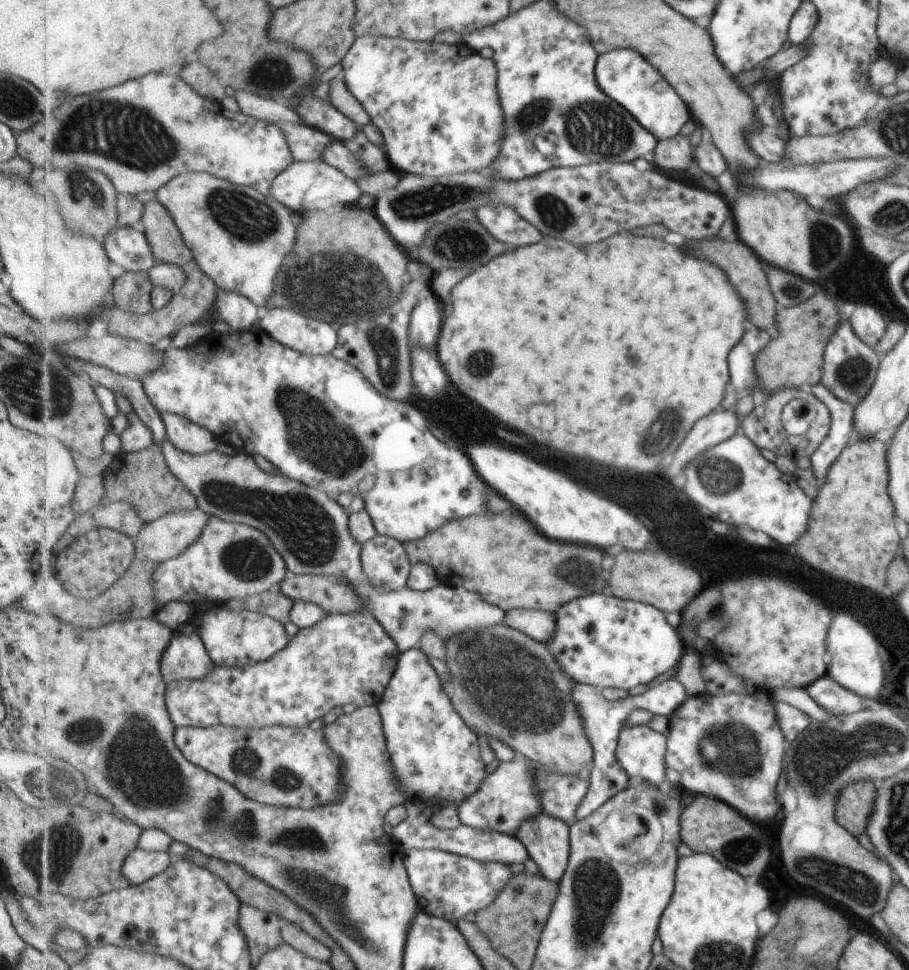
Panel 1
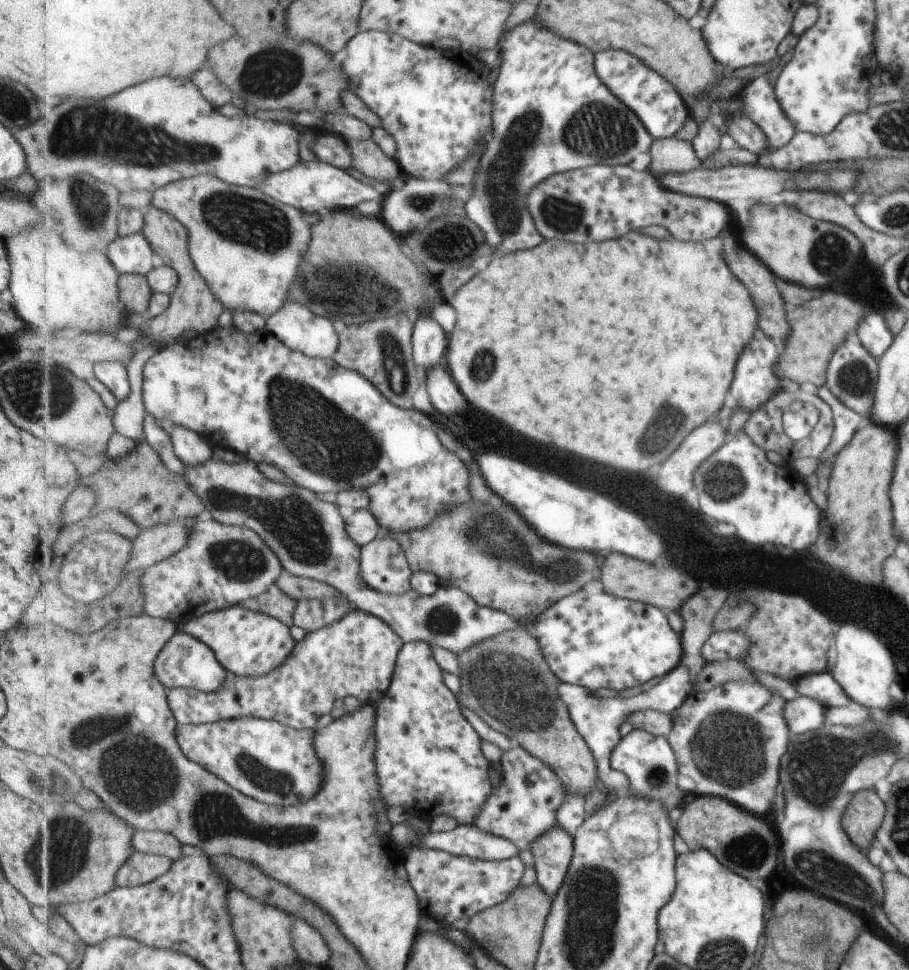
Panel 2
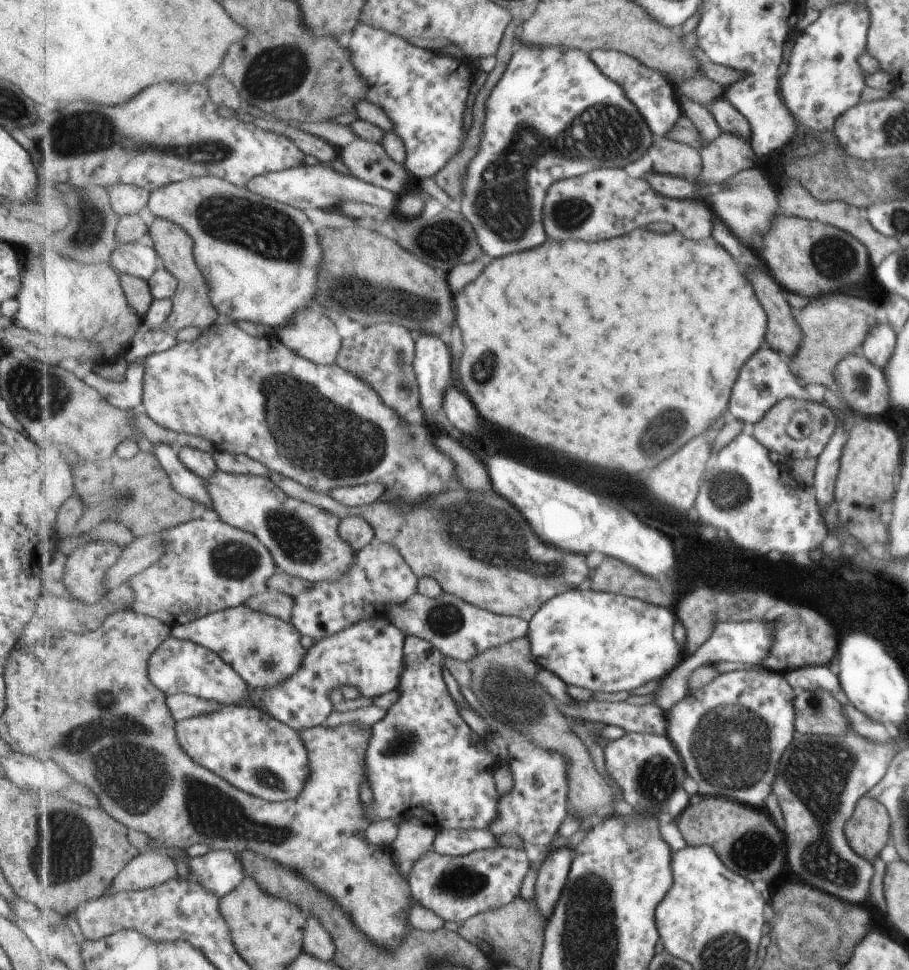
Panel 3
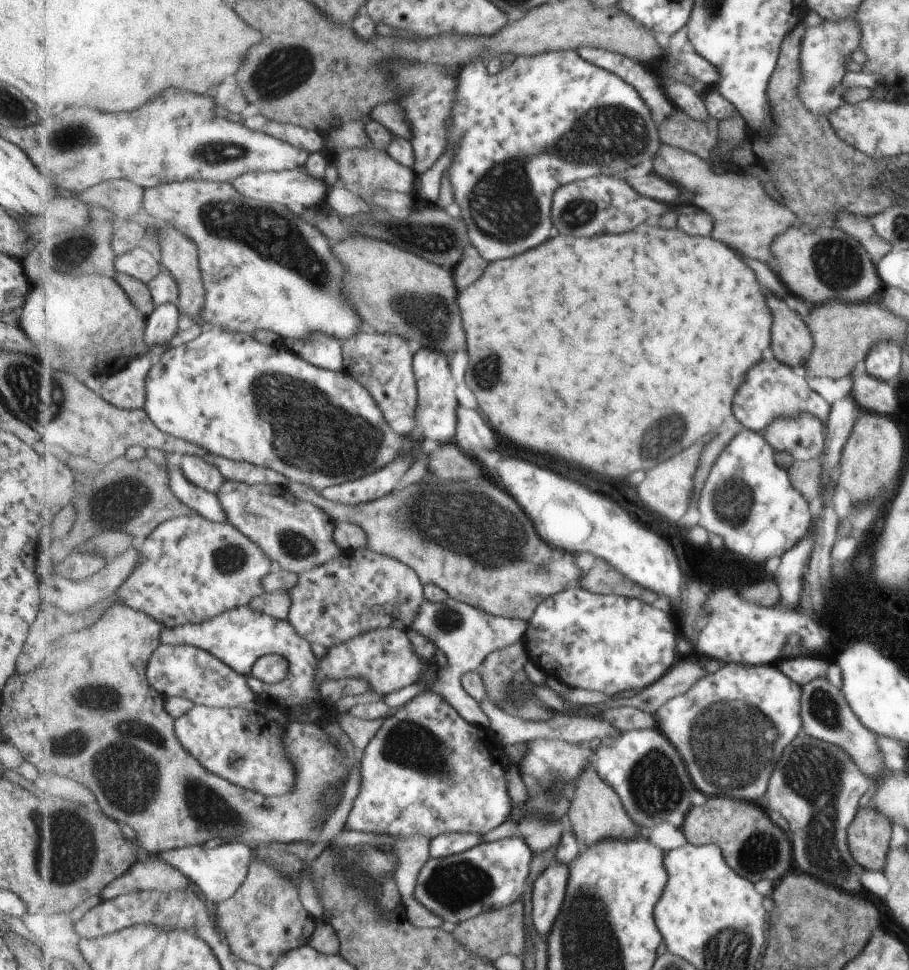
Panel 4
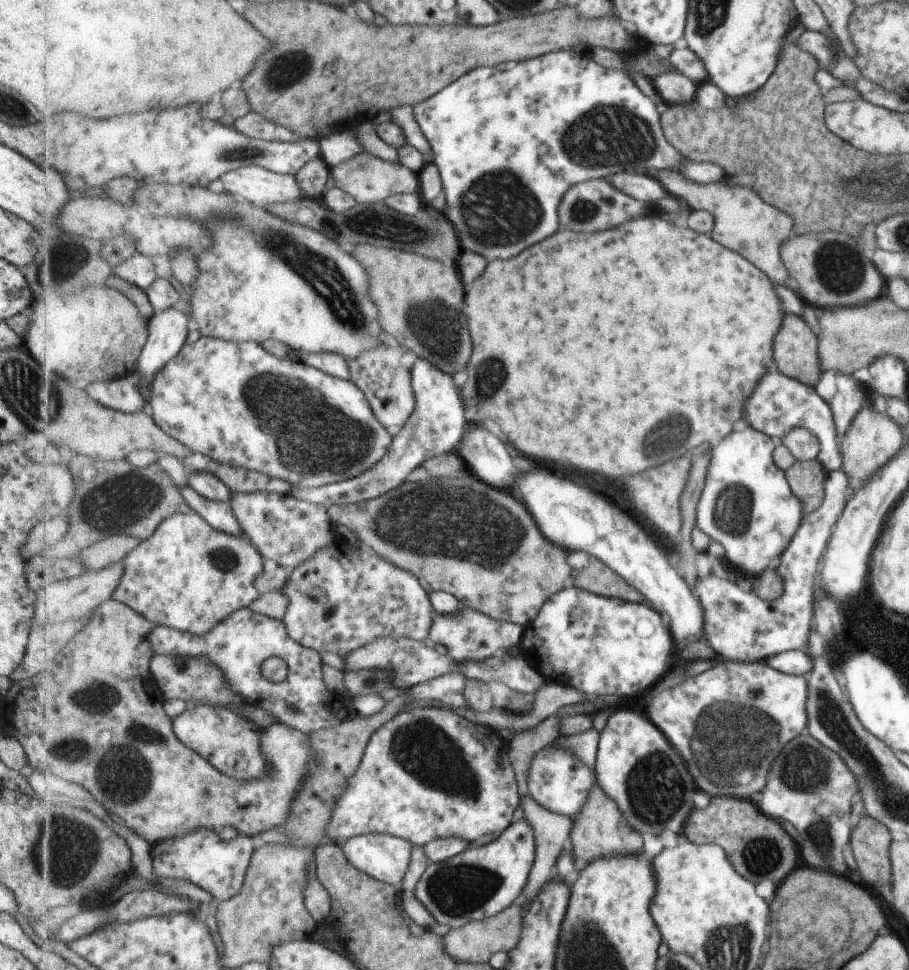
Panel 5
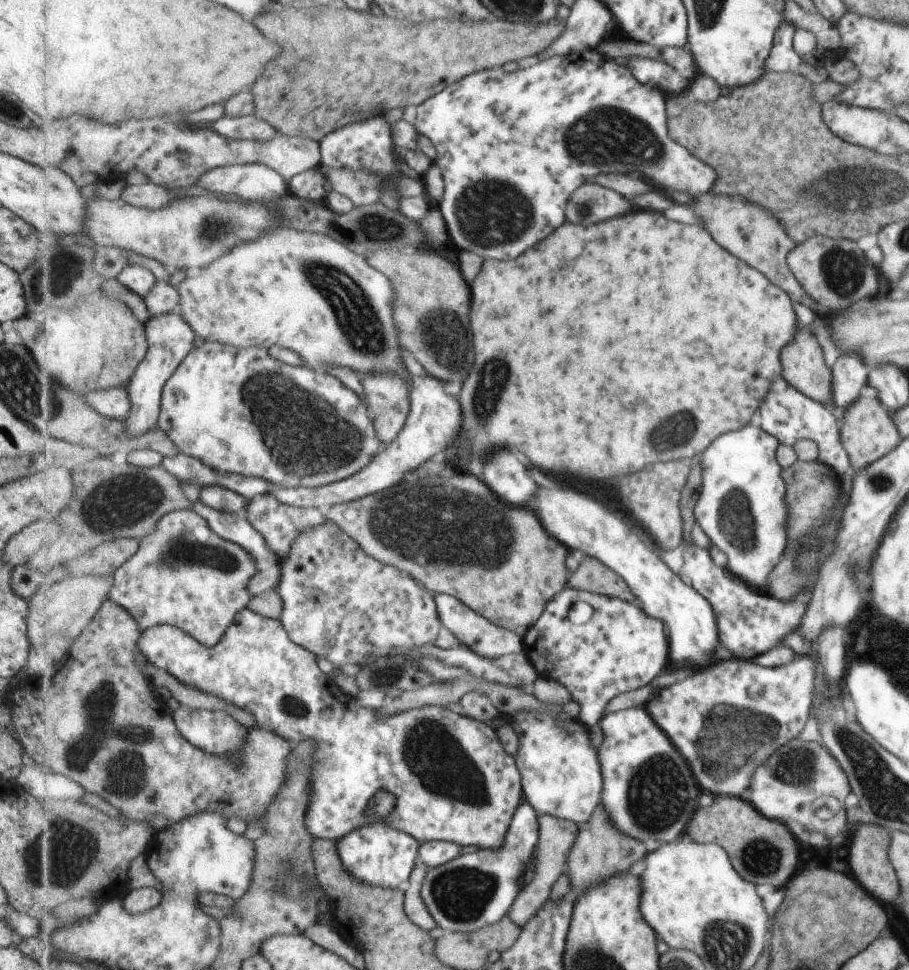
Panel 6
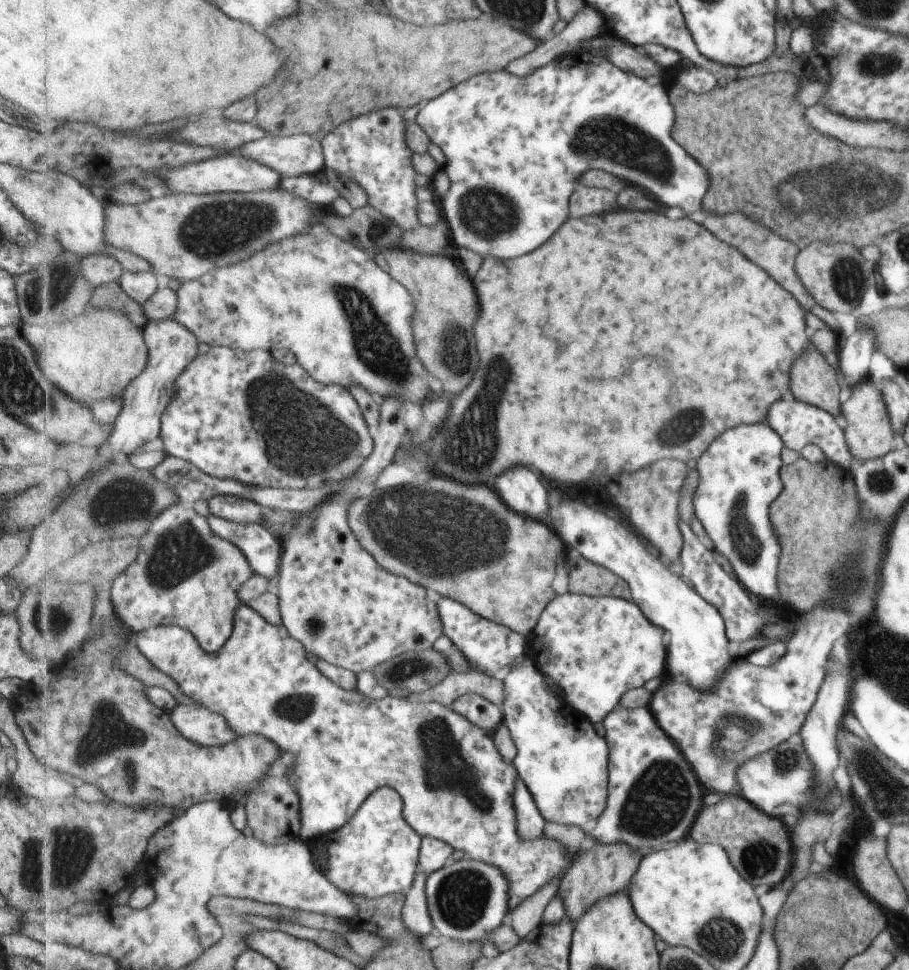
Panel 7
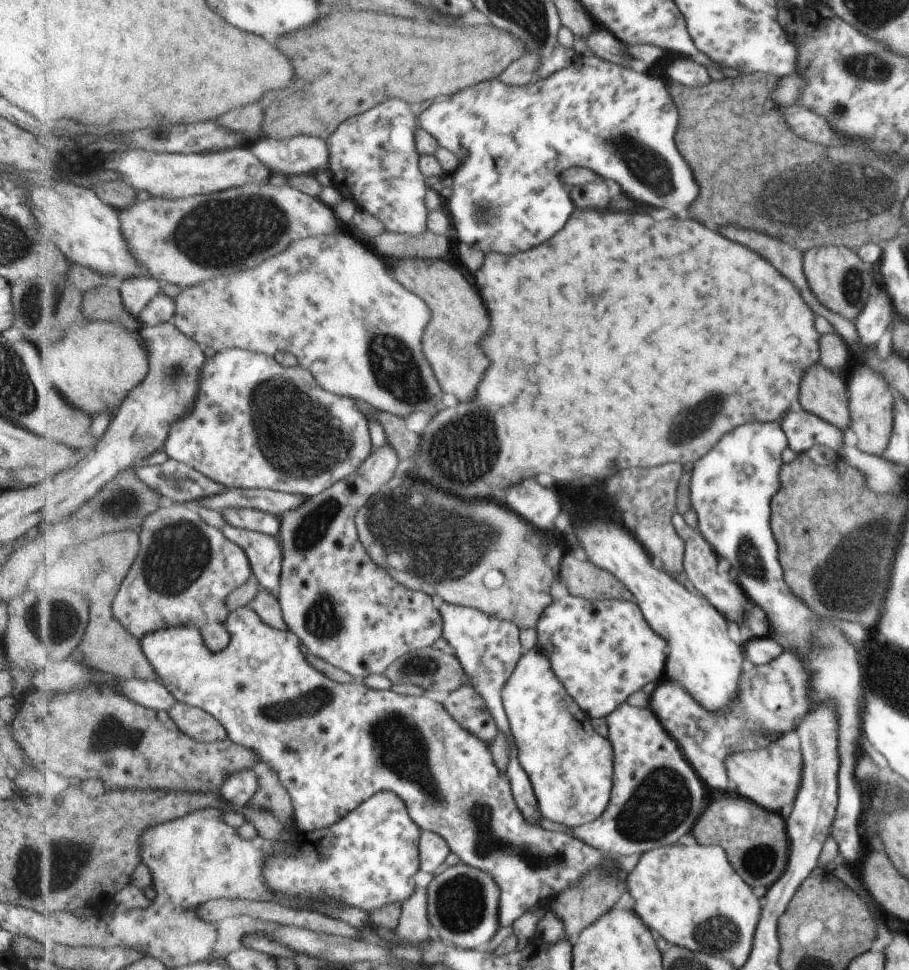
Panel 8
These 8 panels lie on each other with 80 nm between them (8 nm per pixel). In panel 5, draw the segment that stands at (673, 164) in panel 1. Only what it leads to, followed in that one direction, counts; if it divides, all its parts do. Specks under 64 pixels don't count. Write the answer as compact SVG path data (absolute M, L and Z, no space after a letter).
M677 169L659 171L656 177L672 196L676 197L680 194L683 203L690 210L706 210L713 215L715 219L713 238L717 238L721 246L741 254L743 258L749 258L749 262L753 262L753 266L761 266L761 270L765 270L765 274L769 274L773 282L790 288L796 293L797 283L787 274L778 253L779 245L785 239L792 237L795 227L795 222L791 222L791 218L785 212L765 204L761 198L757 198L753 190L743 186L727 186L725 182L710 182L703 186L687 178Z

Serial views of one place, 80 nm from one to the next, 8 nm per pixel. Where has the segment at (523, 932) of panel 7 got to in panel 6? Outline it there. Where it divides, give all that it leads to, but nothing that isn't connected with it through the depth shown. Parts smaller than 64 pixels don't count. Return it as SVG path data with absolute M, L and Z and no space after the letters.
M538 814L538 816L541 828L539 844L536 849L537 864L535 864L535 870L531 873L525 890L522 890L516 902L511 906L511 910L507 912L507 916L515 924L519 924L519 928L525 928L527 922L535 918L535 914L547 904L547 900L551 896L551 890L553 890L553 884L559 880L562 873L568 872L570 854L580 832L577 824L569 822L569 820L559 820L559 818L549 816L549 814Z

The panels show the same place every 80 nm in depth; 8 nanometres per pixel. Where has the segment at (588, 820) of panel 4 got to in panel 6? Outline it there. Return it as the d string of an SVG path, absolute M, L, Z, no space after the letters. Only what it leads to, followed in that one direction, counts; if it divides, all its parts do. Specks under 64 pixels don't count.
M604 804L593 812L593 816L585 828L581 828L577 842L573 846L570 860L568 862L569 891L573 904L587 896L589 888L595 884L601 884L607 878L613 878L623 872L632 872L636 870L639 861L648 855L647 848L641 840L631 838L627 834L621 834L619 828L611 822L611 814L605 810Z

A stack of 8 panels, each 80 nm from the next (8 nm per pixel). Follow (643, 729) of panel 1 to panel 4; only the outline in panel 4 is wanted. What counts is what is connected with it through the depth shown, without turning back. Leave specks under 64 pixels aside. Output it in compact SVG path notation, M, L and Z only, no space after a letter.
M661 730L621 732L618 737L602 740L597 748L595 766L601 778L619 794L640 828L672 822L683 829L685 817L692 809L691 792L695 786L682 754Z

